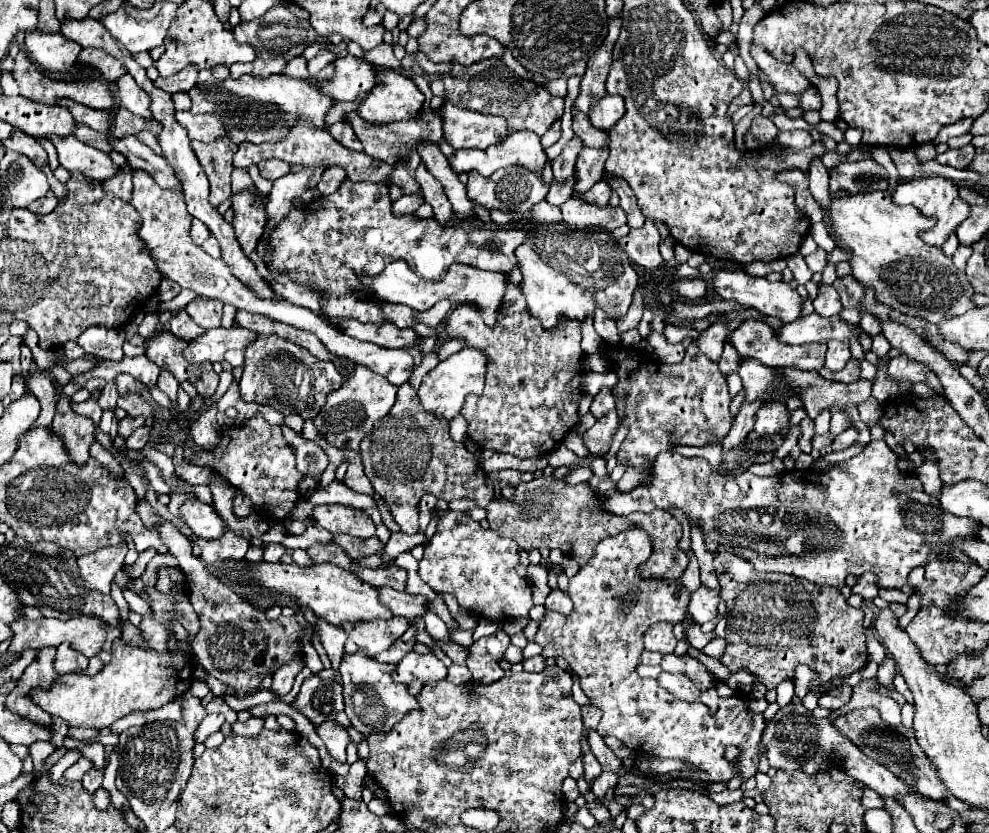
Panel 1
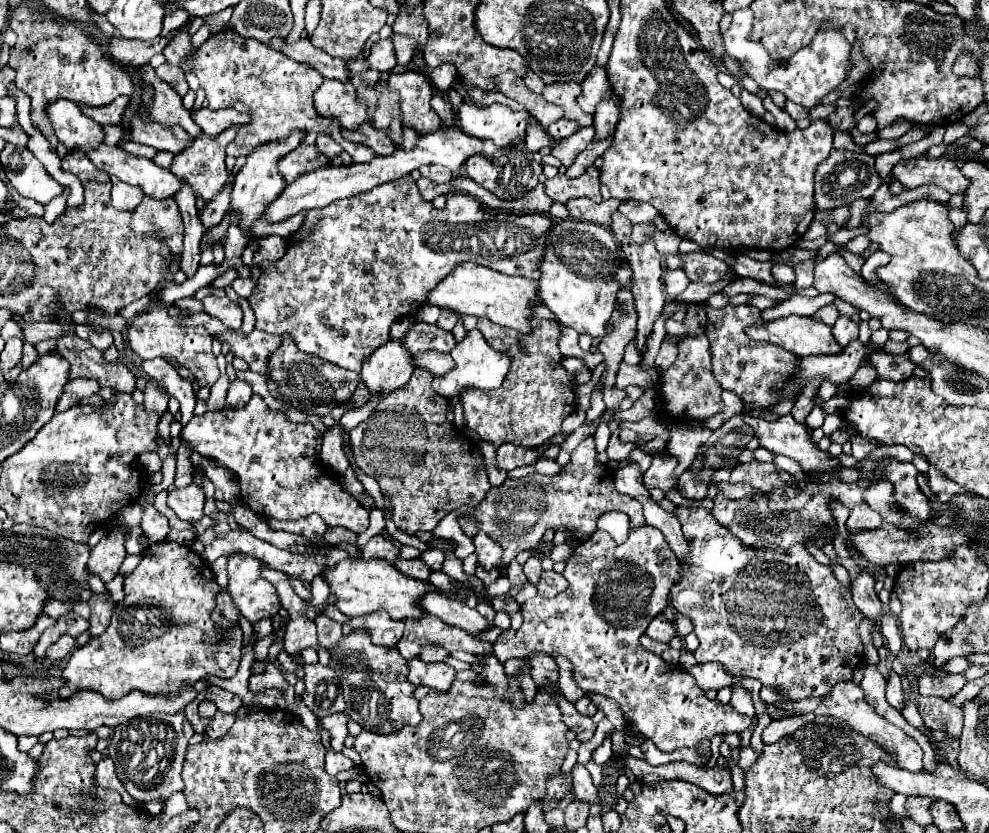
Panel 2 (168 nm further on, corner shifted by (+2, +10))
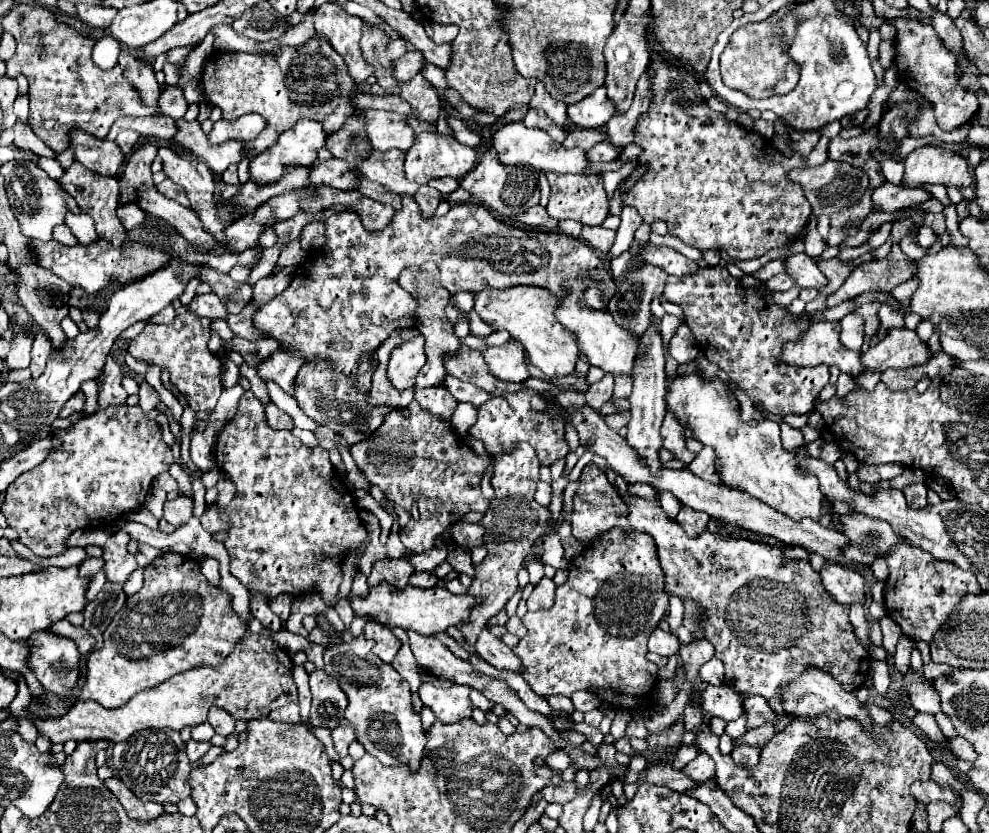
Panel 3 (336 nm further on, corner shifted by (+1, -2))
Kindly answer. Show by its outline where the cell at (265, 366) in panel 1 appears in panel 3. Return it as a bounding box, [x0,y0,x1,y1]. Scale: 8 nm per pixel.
[295,359,391,445]

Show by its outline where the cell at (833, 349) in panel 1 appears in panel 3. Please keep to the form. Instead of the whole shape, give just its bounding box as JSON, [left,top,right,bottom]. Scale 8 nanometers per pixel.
[841,313,863,351]

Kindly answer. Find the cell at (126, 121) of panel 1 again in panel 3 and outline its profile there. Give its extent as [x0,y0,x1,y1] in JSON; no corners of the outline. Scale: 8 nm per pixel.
[159,147,227,239]

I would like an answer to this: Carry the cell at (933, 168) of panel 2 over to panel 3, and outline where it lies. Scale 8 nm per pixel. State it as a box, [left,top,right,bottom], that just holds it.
[903,147,973,189]

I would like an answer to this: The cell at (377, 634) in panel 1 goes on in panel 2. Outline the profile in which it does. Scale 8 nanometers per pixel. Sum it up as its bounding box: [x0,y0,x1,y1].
[364,611,404,647]

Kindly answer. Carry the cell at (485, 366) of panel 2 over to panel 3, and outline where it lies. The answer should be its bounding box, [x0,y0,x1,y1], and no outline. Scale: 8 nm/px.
[483,341,529,383]

